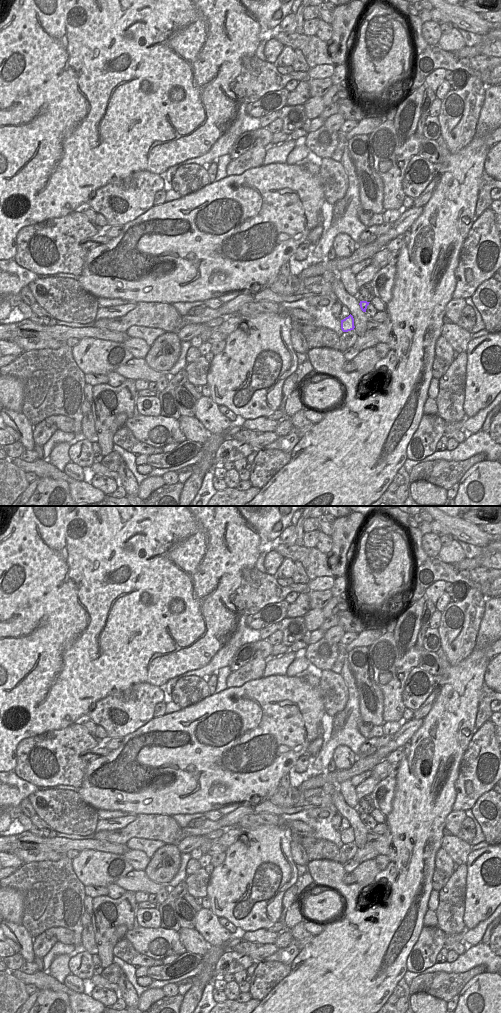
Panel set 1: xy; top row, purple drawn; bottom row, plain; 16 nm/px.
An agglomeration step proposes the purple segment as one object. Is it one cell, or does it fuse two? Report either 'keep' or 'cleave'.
cleave

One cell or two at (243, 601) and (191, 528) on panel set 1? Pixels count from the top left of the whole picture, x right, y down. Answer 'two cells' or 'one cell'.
two cells

